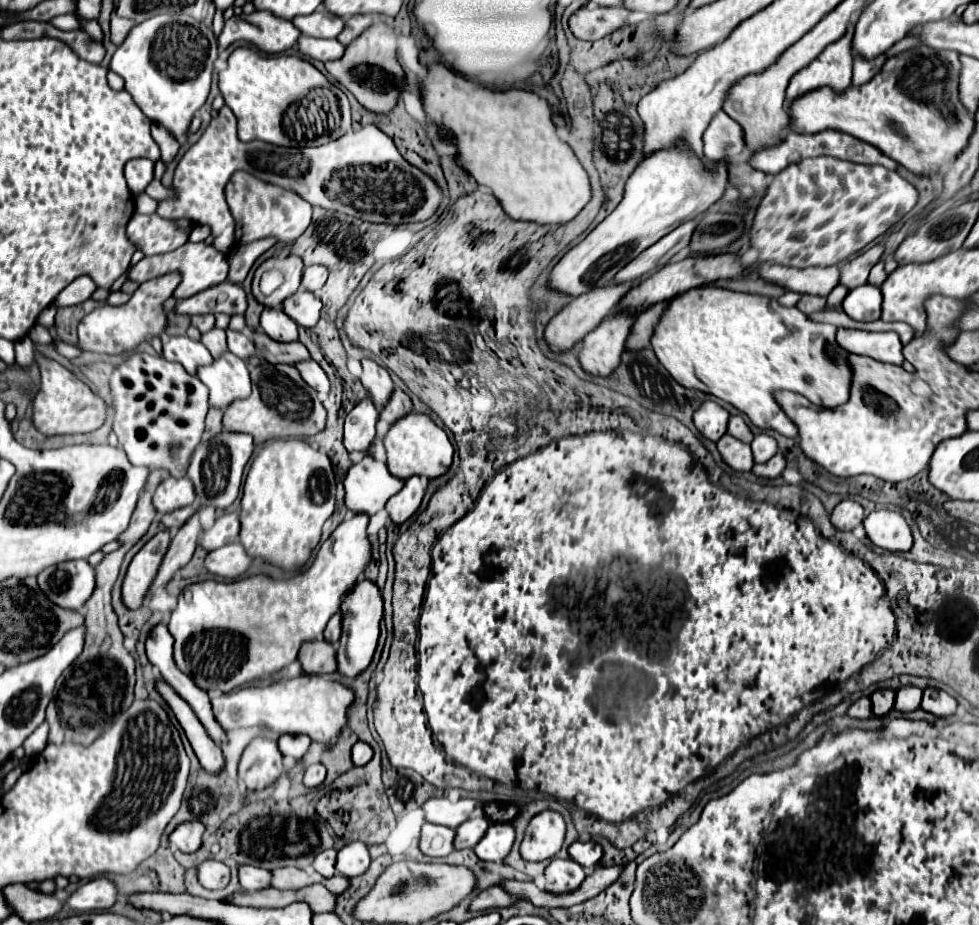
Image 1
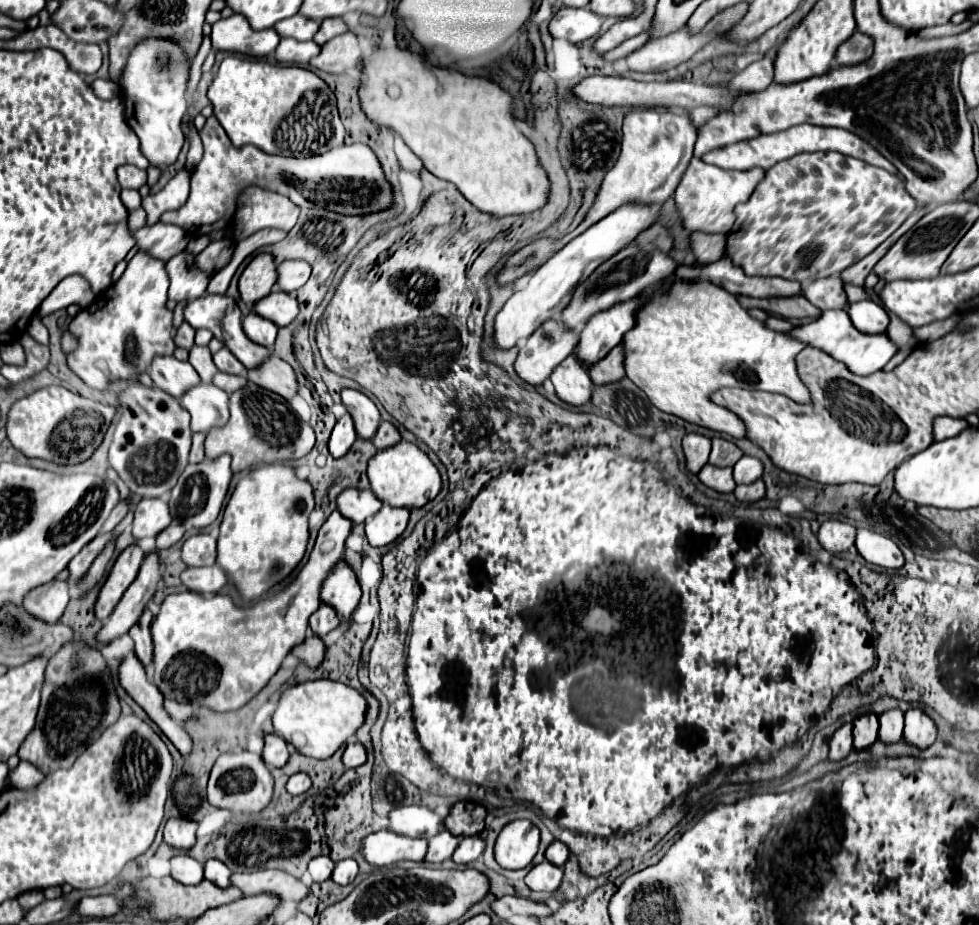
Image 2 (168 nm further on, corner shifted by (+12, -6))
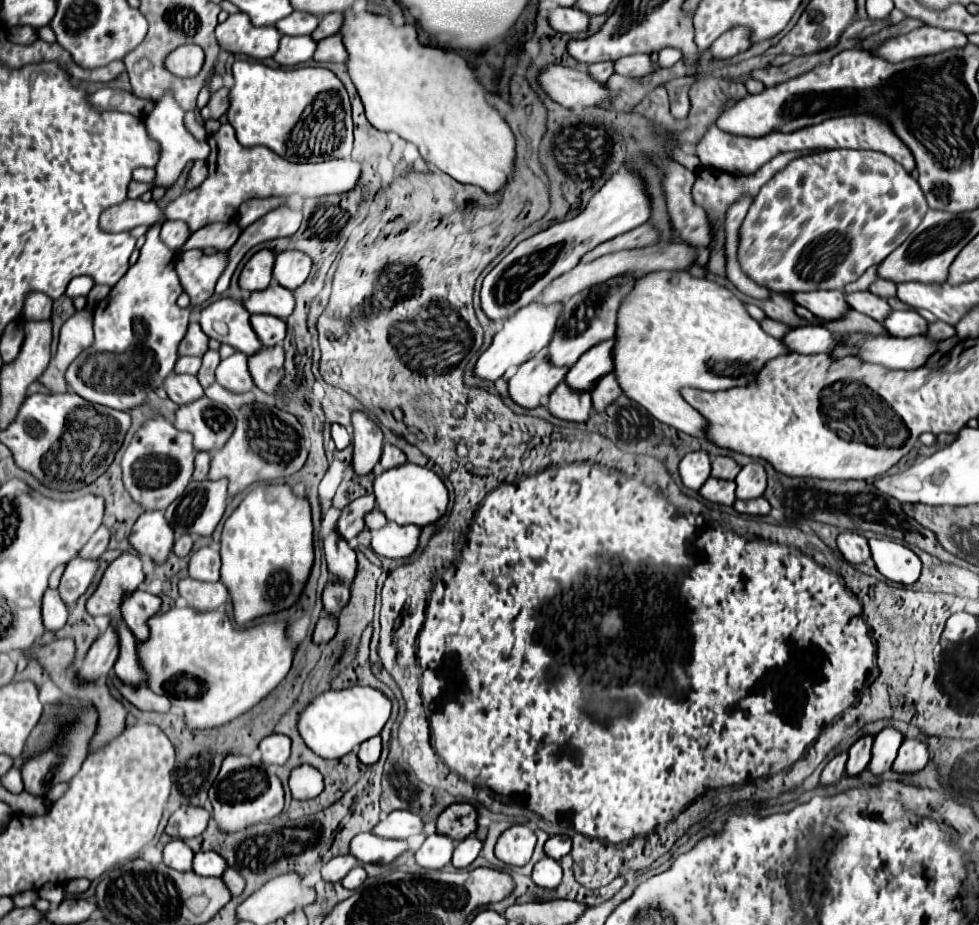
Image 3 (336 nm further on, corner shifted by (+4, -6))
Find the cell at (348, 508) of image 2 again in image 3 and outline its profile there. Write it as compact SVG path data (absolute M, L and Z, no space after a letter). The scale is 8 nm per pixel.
M374 509L372 513L368 513L368 515L366 515L366 527L368 527L370 531L382 529L386 523L388 523L388 521L386 521L386 517L384 517L378 509Z

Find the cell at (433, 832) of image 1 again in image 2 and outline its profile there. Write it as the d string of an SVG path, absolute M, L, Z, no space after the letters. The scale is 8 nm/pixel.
M378 831L364 839L362 855L366 857L368 863L384 867L402 859L424 861L426 847L428 847L426 839L410 839L394 831Z

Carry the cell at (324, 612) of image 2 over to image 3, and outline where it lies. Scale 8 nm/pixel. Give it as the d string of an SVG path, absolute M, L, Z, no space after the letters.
M330 579L322 593L326 613L338 617L342 607L348 603L348 597L350 597L350 587L346 587L346 583L334 583L334 579Z

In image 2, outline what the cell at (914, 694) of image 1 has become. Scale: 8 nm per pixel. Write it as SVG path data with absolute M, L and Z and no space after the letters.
M890 709L884 711L880 717L880 731L878 731L878 739L886 741L886 743L894 743L902 737L902 729L904 729L904 713L900 709Z

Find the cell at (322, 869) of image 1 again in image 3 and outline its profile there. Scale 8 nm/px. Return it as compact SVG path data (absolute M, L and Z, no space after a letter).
M342 855L342 857L334 857L334 859L330 859L326 865L324 865L324 869L322 869L322 877L326 879L326 881L342 881L344 879L344 875L354 867L358 863L358 859L354 857L354 855Z

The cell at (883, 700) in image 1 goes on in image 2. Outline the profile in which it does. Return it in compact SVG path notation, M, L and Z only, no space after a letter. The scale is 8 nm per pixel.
M864 713L854 719L854 749L866 749L878 739L878 717Z

